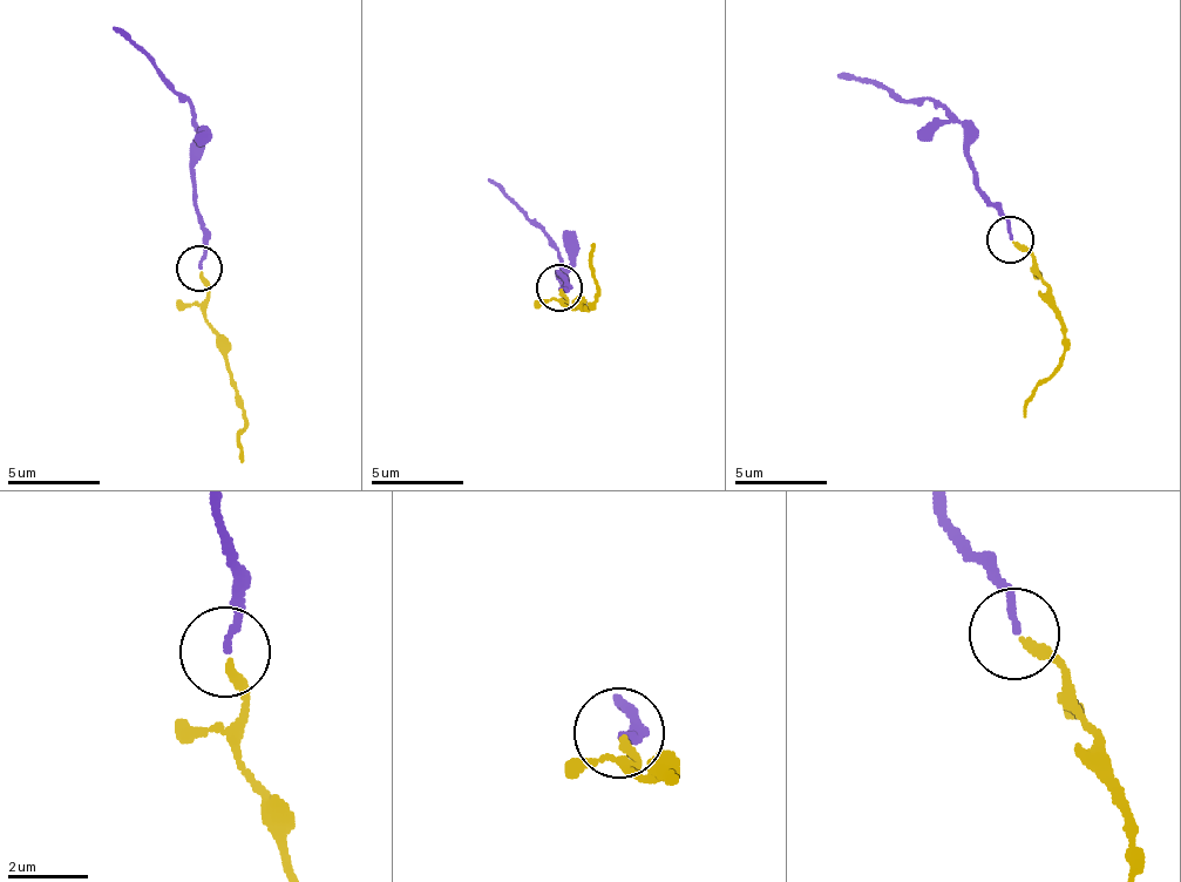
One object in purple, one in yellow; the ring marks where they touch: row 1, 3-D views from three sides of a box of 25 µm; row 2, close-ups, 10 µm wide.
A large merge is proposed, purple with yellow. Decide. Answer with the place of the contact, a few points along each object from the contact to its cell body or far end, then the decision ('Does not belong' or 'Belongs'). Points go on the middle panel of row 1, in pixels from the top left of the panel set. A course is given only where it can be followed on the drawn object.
Place: (558, 287). Course of purple: (557, 286), (563, 292), (560, 273), (562, 280), (563, 258), (550, 233), (487, 178). Course of yellow: (557, 290), (567, 298), (561, 302), (586, 309), (598, 291), (592, 249), (596, 245). Belongs

